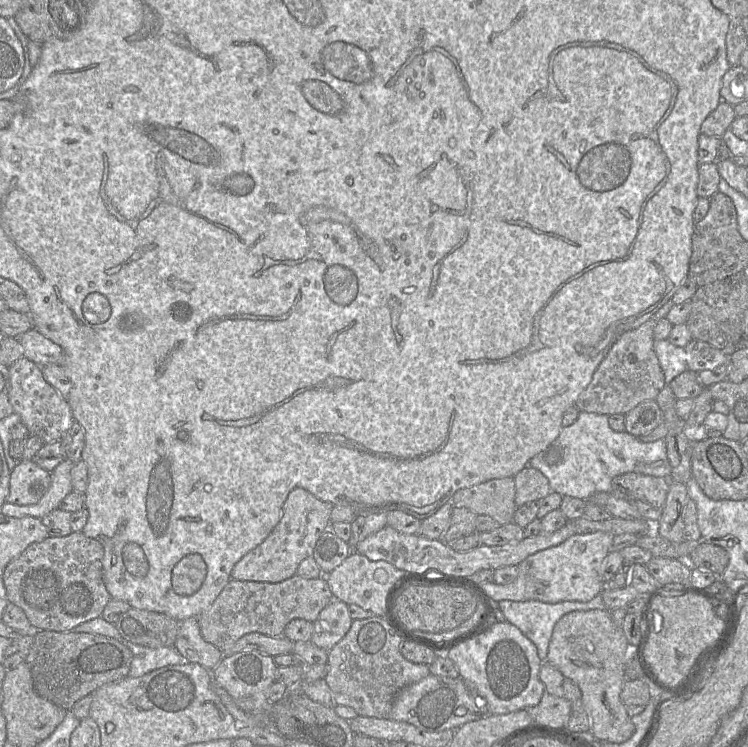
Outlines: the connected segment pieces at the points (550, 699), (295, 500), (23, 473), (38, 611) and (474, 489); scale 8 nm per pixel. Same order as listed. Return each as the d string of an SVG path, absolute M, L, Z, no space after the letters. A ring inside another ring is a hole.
M548 692L543 693L540 702L525 710L539 726L550 729L566 727L570 714L579 705L569 700L554 696Z
M304 488L290 491L282 508L282 516L271 533L257 547L245 554L233 567L231 578L259 582L281 582L296 574L302 560L313 556L321 534L330 528L334 505L318 499Z
M19 460L11 471L6 502L16 505L35 504L45 495L50 484L50 472L32 460Z
M82 531L62 537L46 537L30 544L2 570L2 578L10 603L20 607L35 631L71 631L77 625L99 617L112 598L103 582L102 544Z
M513 477L492 479L457 491L451 498L454 507L465 507L476 515L492 517L500 526L513 521L516 511Z

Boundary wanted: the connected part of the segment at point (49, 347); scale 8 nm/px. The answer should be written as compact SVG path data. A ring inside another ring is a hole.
M34 328L15 338L23 347L23 357L39 366L62 365L65 360L62 348Z

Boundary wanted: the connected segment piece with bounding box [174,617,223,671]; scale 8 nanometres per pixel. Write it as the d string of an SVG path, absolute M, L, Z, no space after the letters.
M197 617L178 622L179 630L174 648L185 661L198 663L212 671L222 660L223 651L203 638Z

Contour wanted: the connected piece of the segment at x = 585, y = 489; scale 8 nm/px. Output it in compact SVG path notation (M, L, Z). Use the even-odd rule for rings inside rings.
M580 411L572 425L563 427L553 445L531 458L527 467L541 471L548 479L552 491L582 500L589 500L598 492L610 493L612 479L624 473L637 472L670 479L672 472L664 439L643 442L627 431L613 430L609 426L607 414L585 411ZM552 449L560 453L560 459L555 464L545 461L545 454Z

